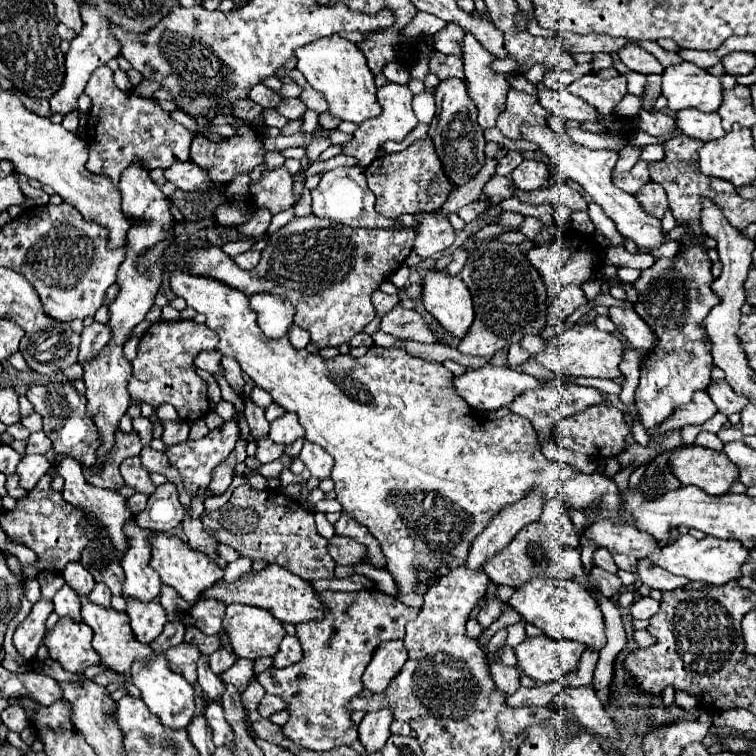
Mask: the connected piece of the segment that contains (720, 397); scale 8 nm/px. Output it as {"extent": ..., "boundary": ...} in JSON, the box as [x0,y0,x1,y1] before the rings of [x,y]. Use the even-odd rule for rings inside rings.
{"extent":[708,380,748,416],"boundary":[[[724,380],[712,382],[710,386],[714,386],[714,388],[708,388],[708,394],[714,400],[718,412],[724,416],[738,414],[748,404],[748,400],[744,400],[744,396],[736,396],[736,392],[732,392],[730,384],[726,384]]]}

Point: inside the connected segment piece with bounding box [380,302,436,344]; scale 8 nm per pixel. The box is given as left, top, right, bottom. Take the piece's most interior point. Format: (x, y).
(408, 324)

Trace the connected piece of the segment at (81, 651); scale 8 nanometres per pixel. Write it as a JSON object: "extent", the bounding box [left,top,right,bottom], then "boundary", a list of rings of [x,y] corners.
{"extent":[46,616,100,672],"boundary":[[[66,616],[46,636],[50,658],[58,660],[68,672],[84,672],[88,666],[100,664],[100,654],[92,648],[92,628]]]}

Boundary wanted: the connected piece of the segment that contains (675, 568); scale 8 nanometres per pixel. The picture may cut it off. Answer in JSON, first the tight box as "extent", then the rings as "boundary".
{"extent":[648,534,748,586],"boundary":[[[690,534],[680,536],[676,542],[670,542],[662,546],[658,552],[652,552],[648,556],[652,564],[676,576],[684,576],[688,580],[698,580],[698,582],[714,584],[714,586],[722,586],[730,580],[740,578],[740,566],[746,562],[746,558],[748,558],[748,550],[736,540],[722,540],[716,536],[706,536],[702,540],[696,540]]]}

